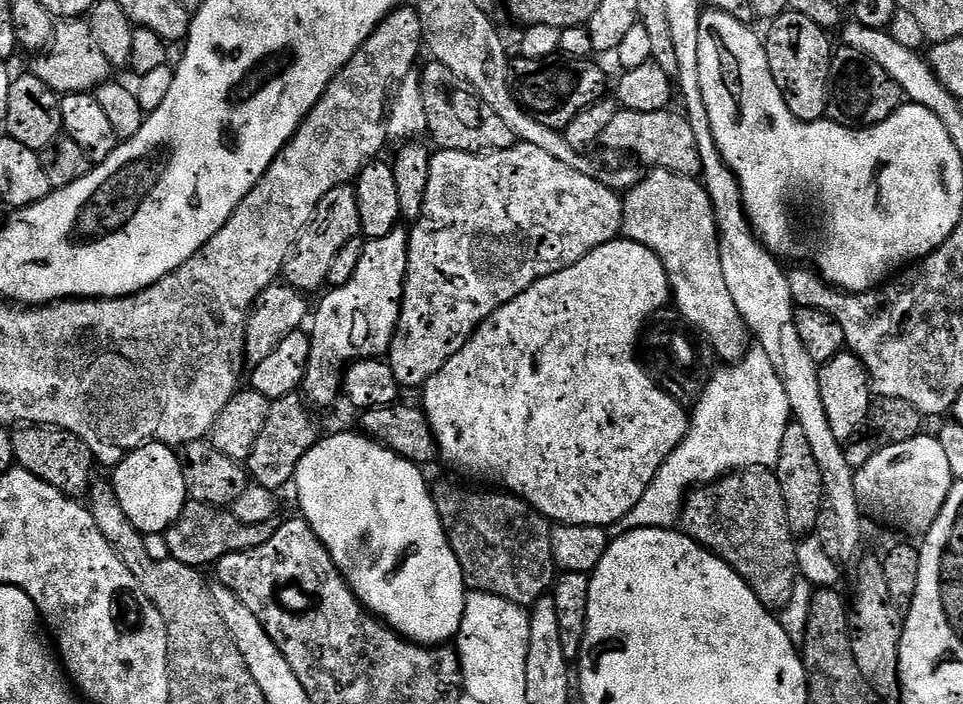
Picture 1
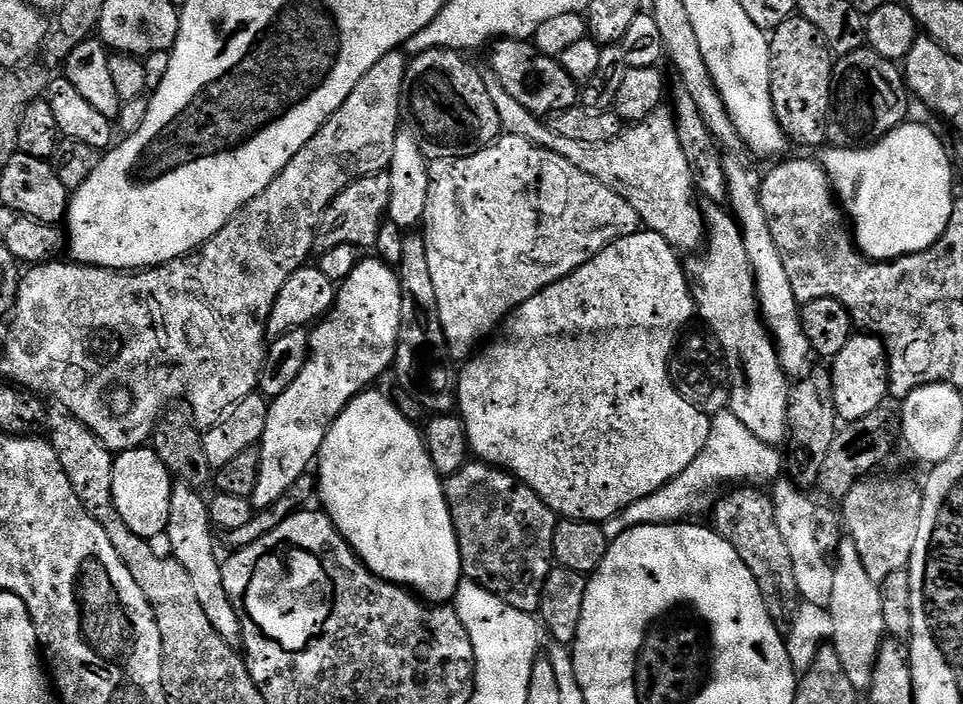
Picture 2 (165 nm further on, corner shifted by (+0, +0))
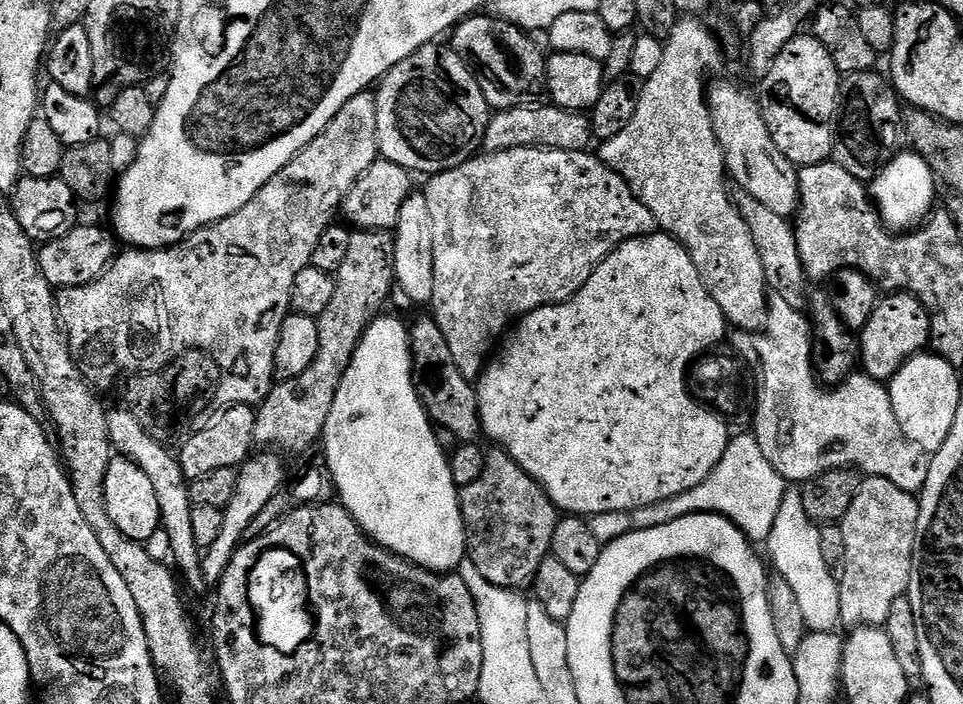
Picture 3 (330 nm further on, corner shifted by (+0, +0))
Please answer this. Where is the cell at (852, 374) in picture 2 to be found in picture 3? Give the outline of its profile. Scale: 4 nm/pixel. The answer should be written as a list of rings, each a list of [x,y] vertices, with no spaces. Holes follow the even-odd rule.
[[[906,291],[885,295],[877,303],[874,314],[870,314],[870,322],[866,322],[866,326],[858,333],[859,367],[863,375],[870,377],[871,380],[891,381],[906,361],[929,347],[931,338],[928,311],[924,309],[917,296]]]

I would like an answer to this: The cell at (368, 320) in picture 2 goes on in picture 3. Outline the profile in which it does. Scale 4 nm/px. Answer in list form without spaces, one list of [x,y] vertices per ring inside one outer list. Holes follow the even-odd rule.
[[[259,454],[253,455],[244,461],[237,471],[237,489],[234,492],[234,498],[230,499],[224,509],[224,518],[222,520],[222,531],[218,534],[218,542],[210,546],[202,556],[204,561],[204,579],[209,585],[219,585],[220,579],[224,576],[224,571],[230,566],[232,555],[240,547],[246,534],[246,529],[250,527],[250,522],[264,507],[274,494],[278,494],[280,489],[286,483],[284,476],[284,464],[279,455],[276,454]]]

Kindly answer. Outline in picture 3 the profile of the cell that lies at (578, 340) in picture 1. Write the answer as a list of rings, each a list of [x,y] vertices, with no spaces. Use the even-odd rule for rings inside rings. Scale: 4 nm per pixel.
[[[657,230],[651,236],[636,236],[633,240],[614,248],[593,270],[582,290],[578,290],[561,304],[547,304],[533,312],[527,312],[507,333],[498,351],[484,365],[484,371],[480,373],[479,381],[475,385],[476,397],[480,403],[480,427],[483,435],[489,436],[493,440],[493,445],[510,453],[514,462],[518,462],[518,466],[522,466],[522,470],[526,470],[526,474],[530,474],[534,482],[544,487],[544,492],[564,514],[581,518],[611,512],[630,514],[635,508],[650,506],[650,502],[662,502],[662,498],[686,494],[686,490],[698,486],[698,482],[702,482],[706,474],[710,474],[710,470],[718,466],[722,454],[726,454],[726,446],[730,439],[730,431],[728,432],[727,426],[724,425],[727,423],[715,411],[709,410],[699,399],[694,398],[689,381],[688,384],[684,381],[684,375],[687,372],[689,375],[693,361],[703,357],[707,353],[704,352],[707,348],[714,347],[723,338],[724,328],[726,329],[726,321],[722,310],[718,302],[710,298],[688,251],[666,232]]]

